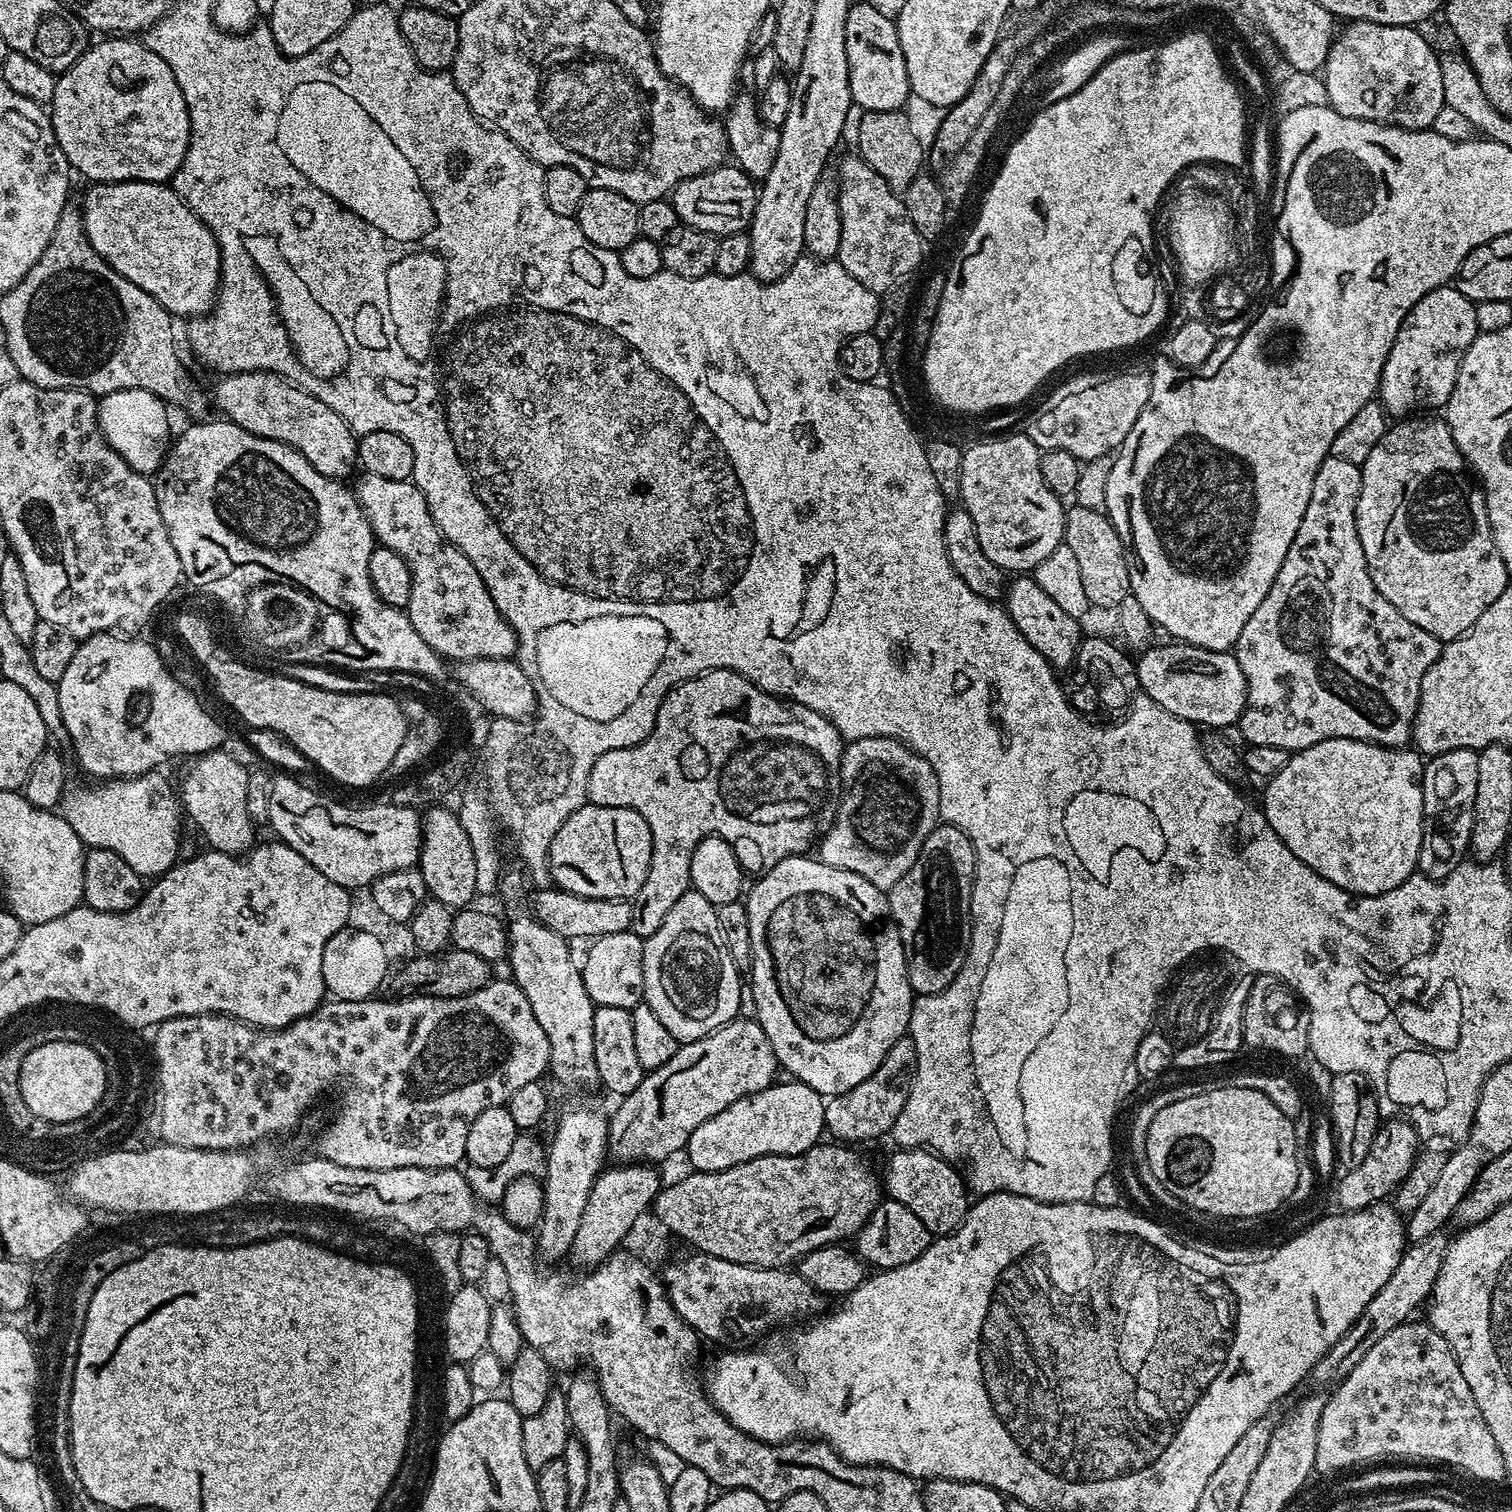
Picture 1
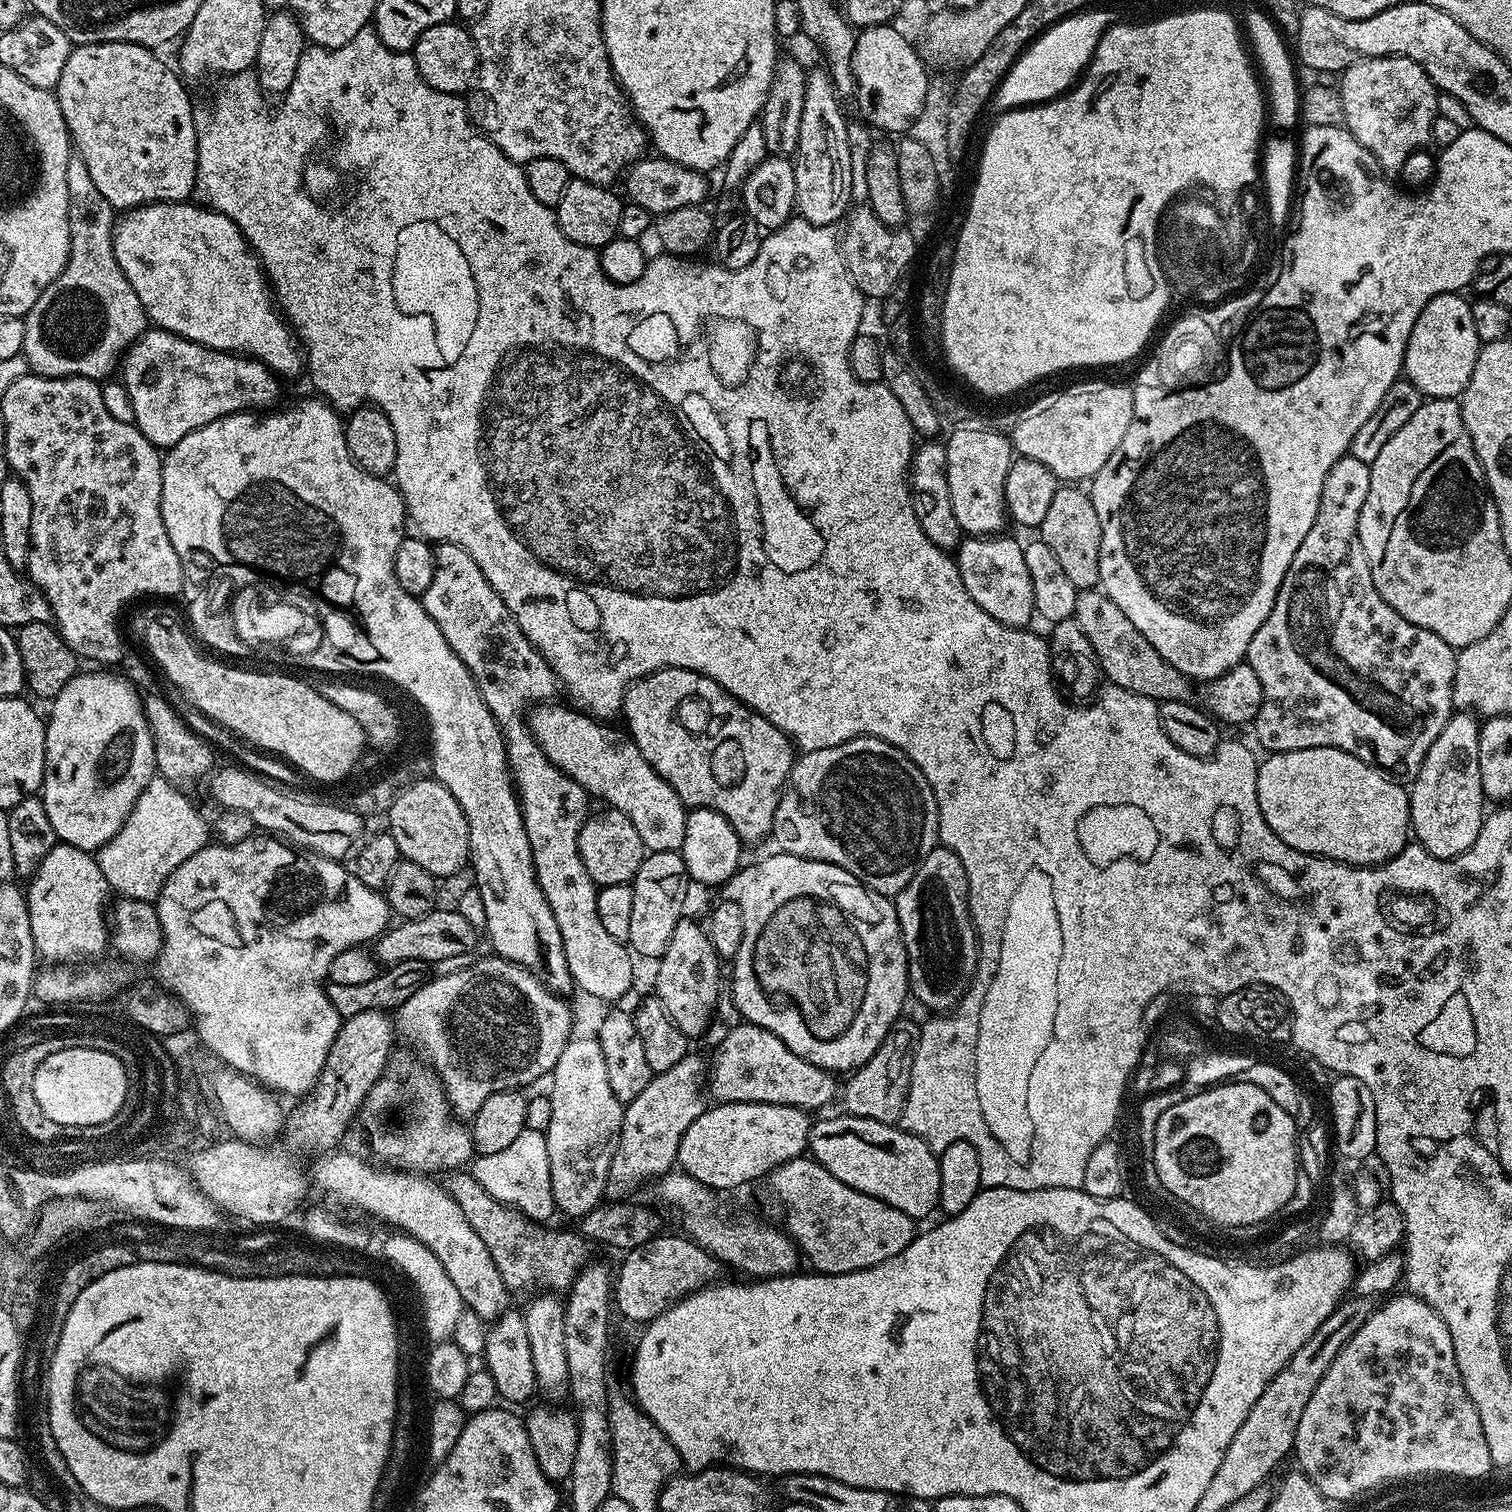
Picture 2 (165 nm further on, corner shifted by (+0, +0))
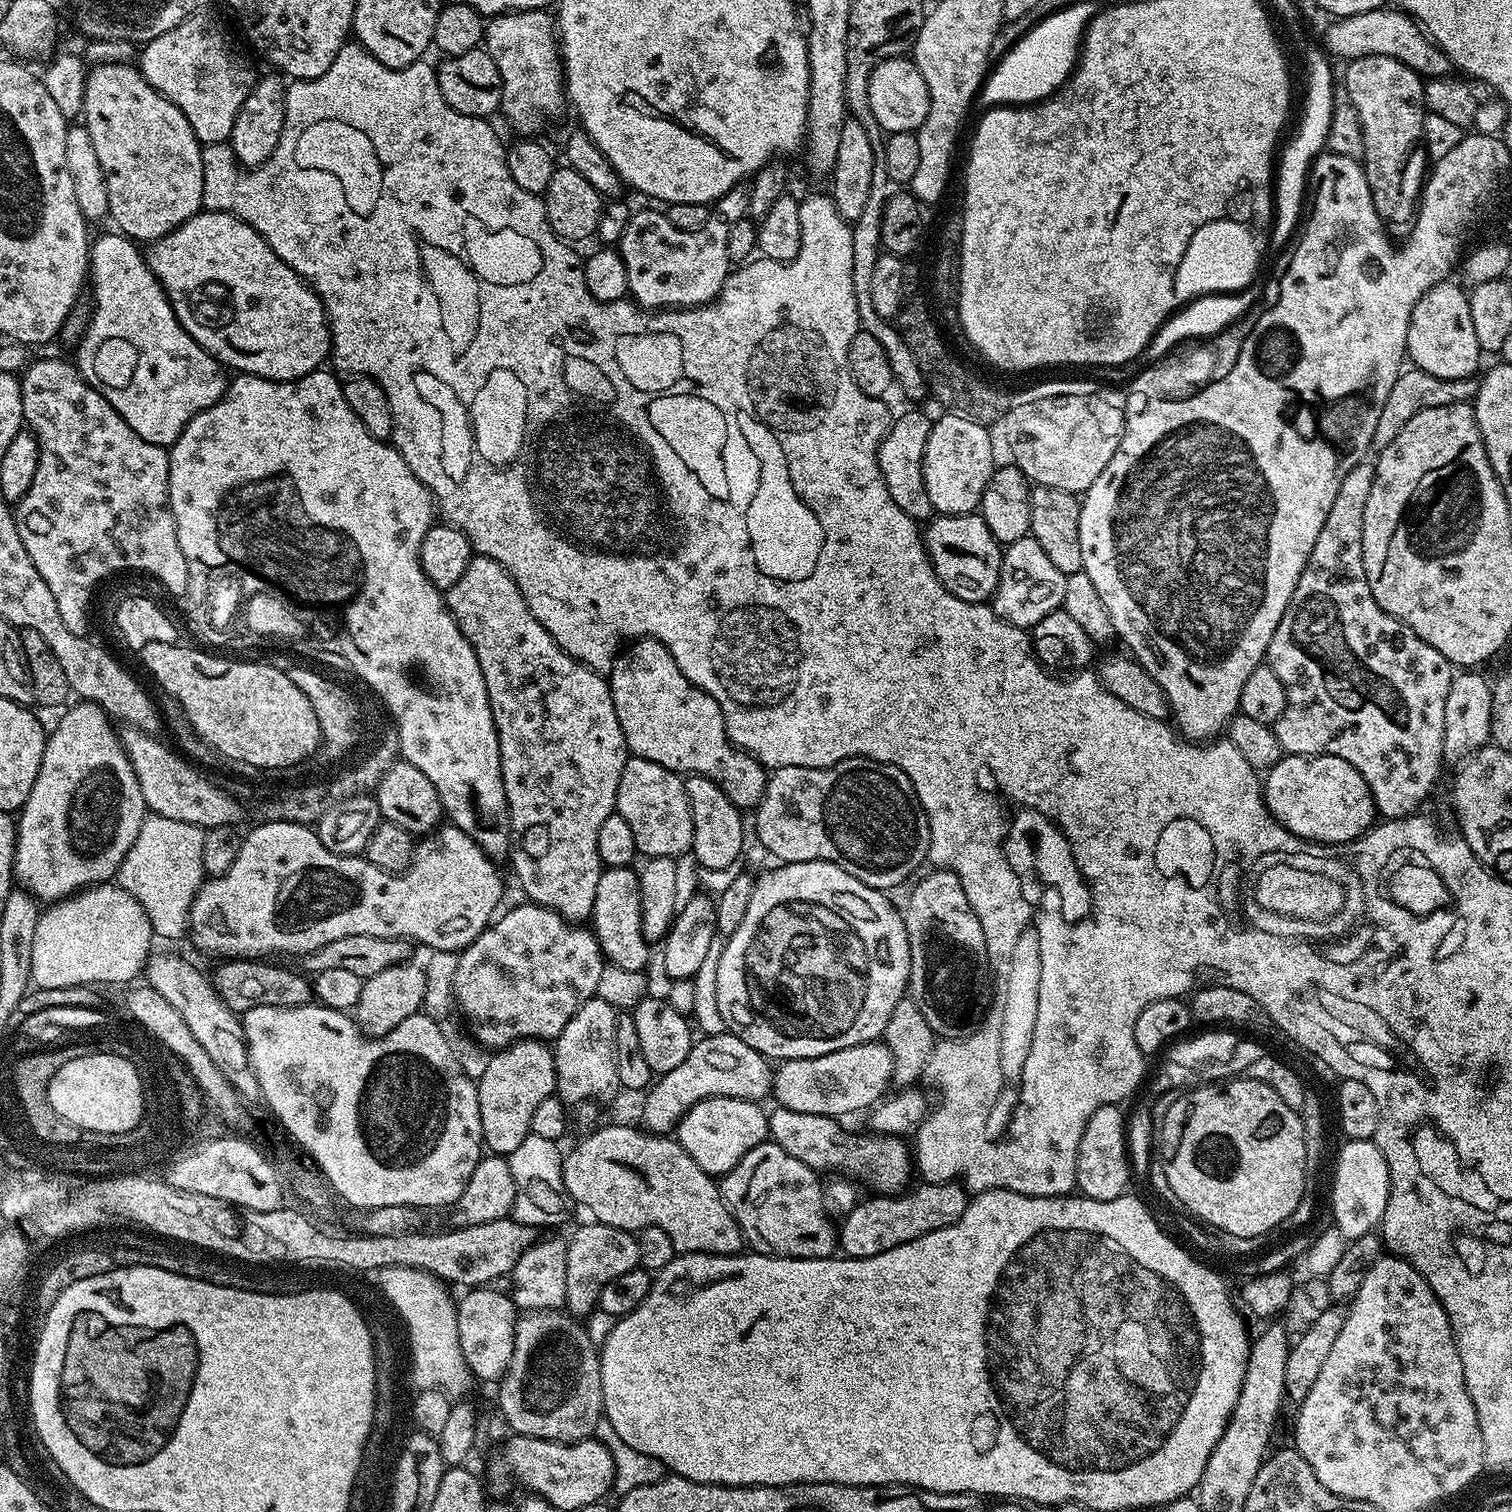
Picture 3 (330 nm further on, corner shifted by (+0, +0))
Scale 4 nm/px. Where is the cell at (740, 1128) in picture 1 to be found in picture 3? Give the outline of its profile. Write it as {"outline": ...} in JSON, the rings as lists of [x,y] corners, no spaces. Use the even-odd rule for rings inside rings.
{"outline":[[[729,1096],[706,1098],[695,1104],[680,1119],[680,1123],[674,1129],[675,1139],[680,1141],[686,1154],[690,1154],[690,1158],[694,1158],[694,1162],[698,1162],[698,1166],[702,1166],[702,1170],[706,1170],[708,1175],[713,1178],[719,1178],[726,1175],[730,1170],[734,1170],[734,1166],[738,1166],[738,1162],[742,1162],[744,1155],[750,1150],[754,1150],[754,1146],[765,1143],[769,1139],[768,1112],[765,1109],[760,1109],[760,1107],[761,1105],[755,1100],[743,1100]]]}

